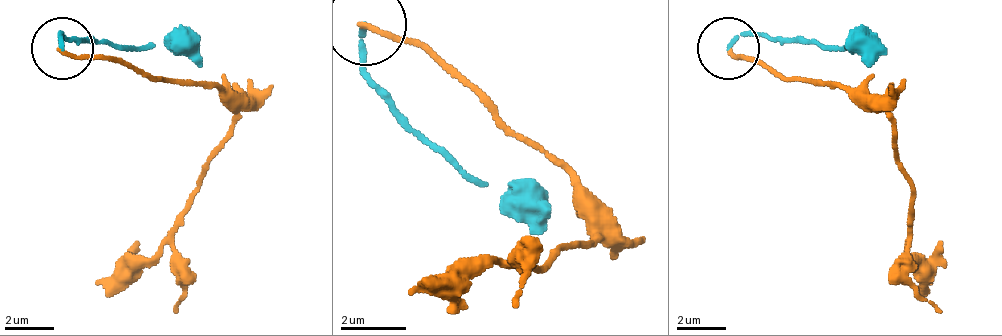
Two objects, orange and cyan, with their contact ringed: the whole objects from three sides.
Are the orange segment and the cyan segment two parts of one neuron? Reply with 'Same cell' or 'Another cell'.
Another cell

